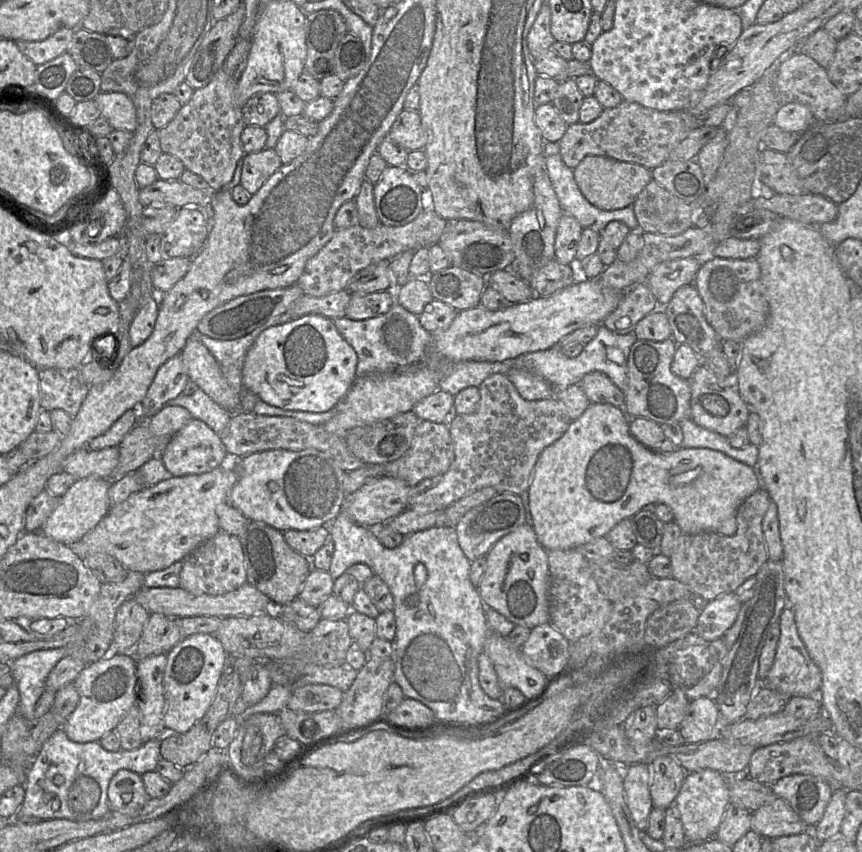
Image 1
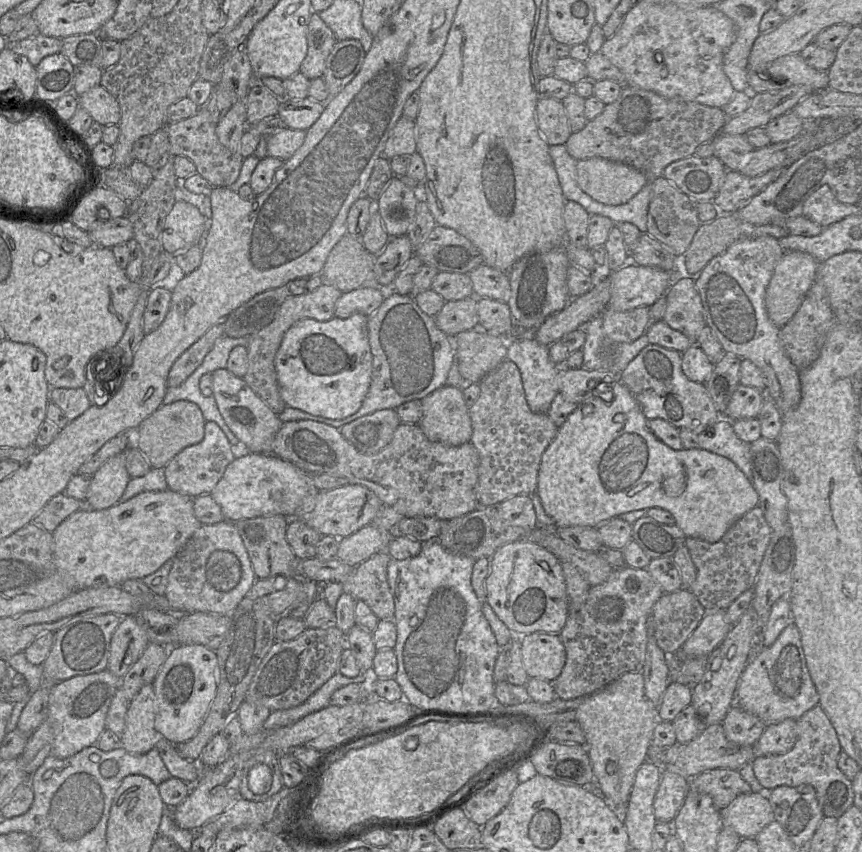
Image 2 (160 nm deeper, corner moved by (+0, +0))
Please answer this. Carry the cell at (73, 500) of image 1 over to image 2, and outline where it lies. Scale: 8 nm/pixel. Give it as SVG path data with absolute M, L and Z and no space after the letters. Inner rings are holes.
M125 451L106 461L90 479L83 503L99 511L117 504L131 479L126 469Z

